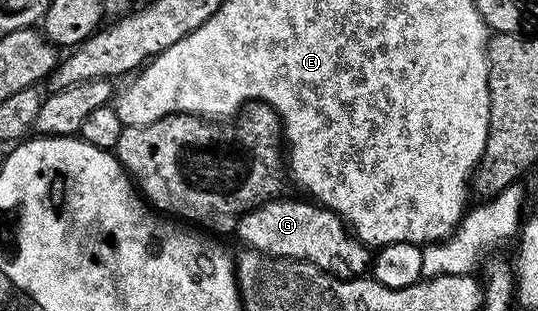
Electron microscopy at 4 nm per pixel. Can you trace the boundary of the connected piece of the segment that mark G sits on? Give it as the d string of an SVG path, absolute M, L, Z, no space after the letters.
M284 198L271 199L269 203L263 203L260 207L247 211L236 222L235 238L244 239L243 246L245 248L261 251L264 255L271 255L273 259L298 259L340 278L359 278L369 270L372 260L369 248L352 235L349 228L334 212L315 202L305 201L303 198L300 198L301 200Z

